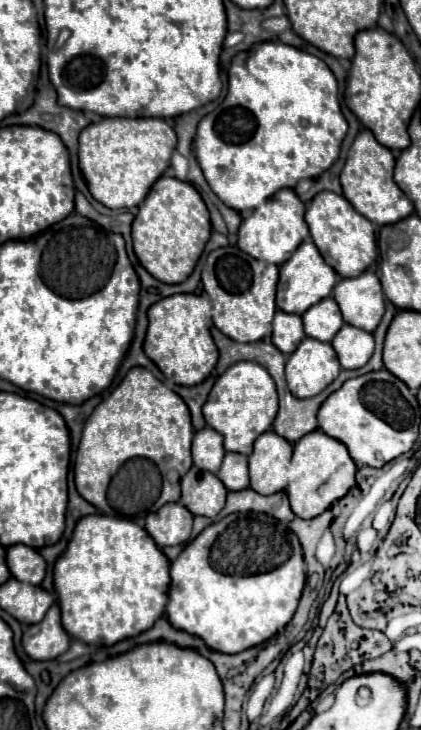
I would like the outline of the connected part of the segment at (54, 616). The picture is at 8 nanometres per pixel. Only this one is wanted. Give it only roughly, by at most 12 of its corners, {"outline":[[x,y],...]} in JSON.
{"outline":[[61,610],[23,632],[33,660],[53,660],[69,648]]}

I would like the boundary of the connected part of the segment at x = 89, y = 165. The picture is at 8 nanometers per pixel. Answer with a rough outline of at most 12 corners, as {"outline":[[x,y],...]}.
{"outline":[[103,118],[79,166],[107,208],[139,206],[177,136],[161,118]]}

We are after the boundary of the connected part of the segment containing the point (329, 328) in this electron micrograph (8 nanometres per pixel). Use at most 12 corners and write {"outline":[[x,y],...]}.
{"outline":[[323,298],[303,316],[305,334],[331,342],[343,326],[339,306]]}

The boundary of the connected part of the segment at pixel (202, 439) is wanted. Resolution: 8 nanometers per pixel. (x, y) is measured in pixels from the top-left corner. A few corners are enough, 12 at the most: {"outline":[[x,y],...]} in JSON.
{"outline":[[209,426],[193,436],[197,468],[217,474],[225,456],[223,436]]}

